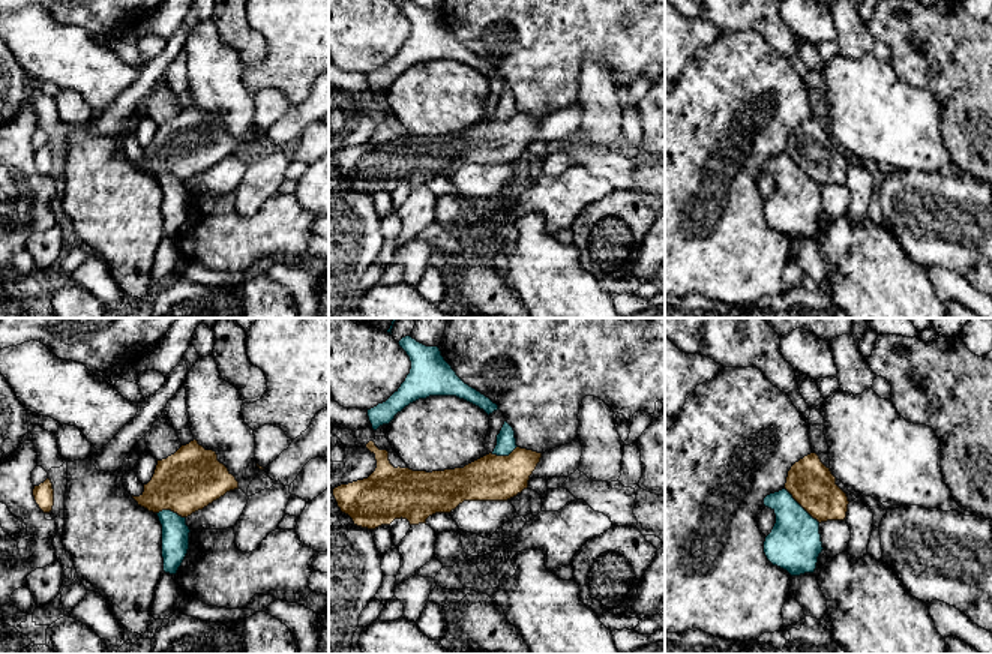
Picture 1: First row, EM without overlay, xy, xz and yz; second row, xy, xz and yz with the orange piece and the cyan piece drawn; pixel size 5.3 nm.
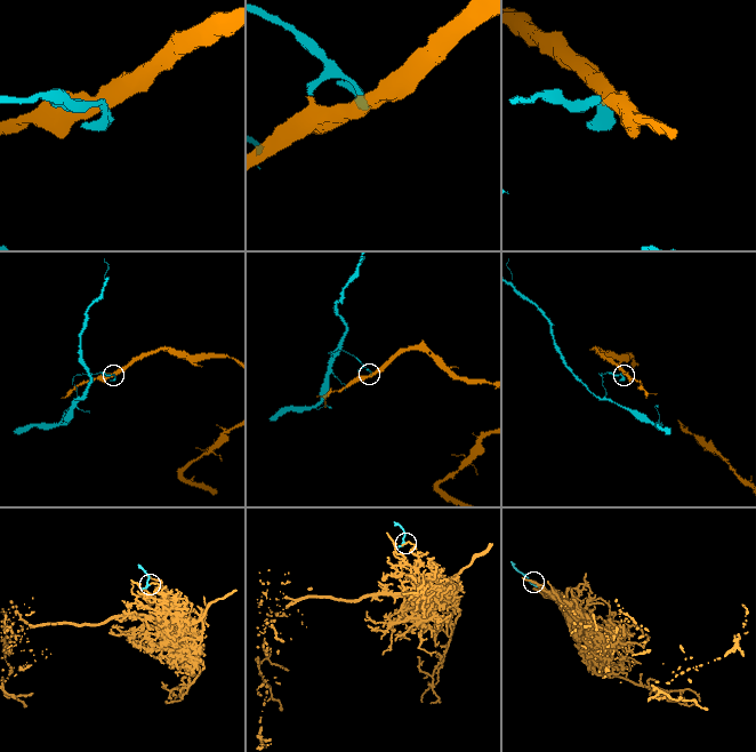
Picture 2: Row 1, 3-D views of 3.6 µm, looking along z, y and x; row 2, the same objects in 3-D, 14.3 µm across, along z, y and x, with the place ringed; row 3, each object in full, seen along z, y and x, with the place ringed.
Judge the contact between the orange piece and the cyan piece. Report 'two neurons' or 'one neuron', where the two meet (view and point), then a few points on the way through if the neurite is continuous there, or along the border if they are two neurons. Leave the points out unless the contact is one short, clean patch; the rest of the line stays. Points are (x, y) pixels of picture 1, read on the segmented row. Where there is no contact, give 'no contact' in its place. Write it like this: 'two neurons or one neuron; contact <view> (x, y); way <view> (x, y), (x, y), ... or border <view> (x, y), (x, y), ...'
one neuron; contact yz (802, 506)

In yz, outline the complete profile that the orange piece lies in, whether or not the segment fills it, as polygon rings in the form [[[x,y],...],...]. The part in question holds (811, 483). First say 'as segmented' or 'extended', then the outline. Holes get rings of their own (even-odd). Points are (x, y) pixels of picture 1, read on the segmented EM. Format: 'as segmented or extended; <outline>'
as segmented; [[[816,453],[804,456],[791,466],[785,489],[819,524],[846,518],[848,496]]]

